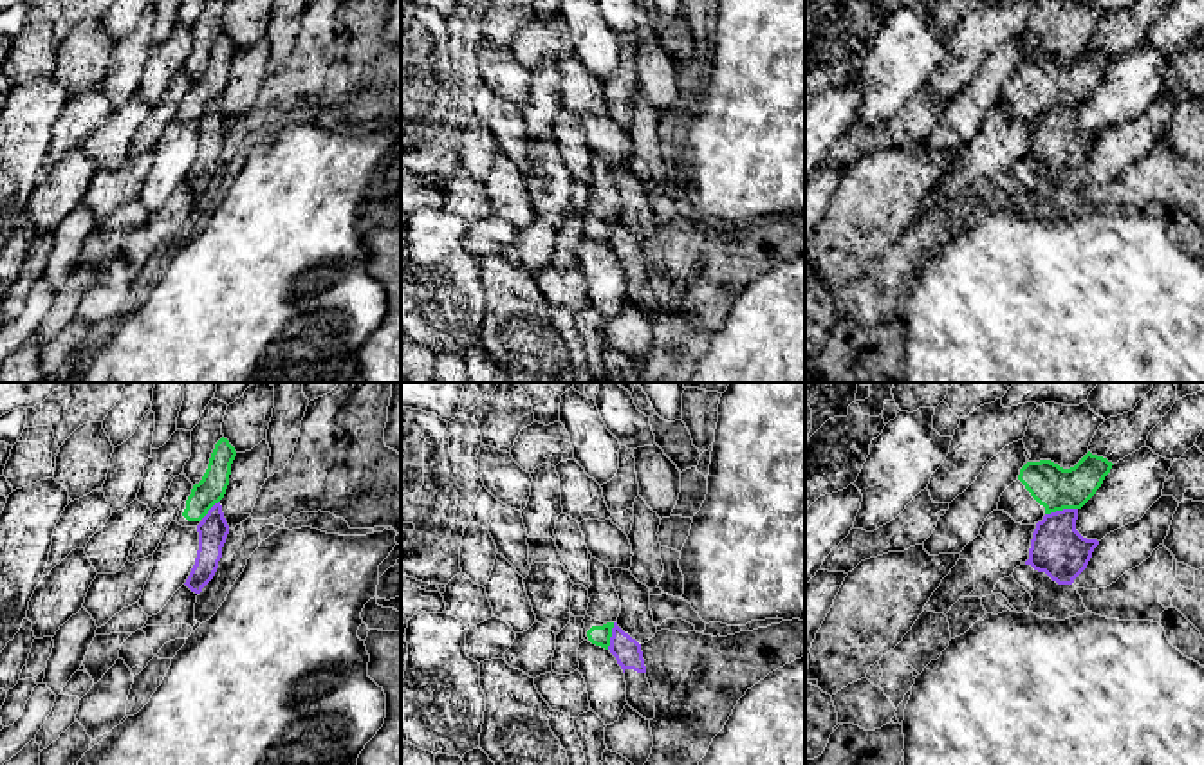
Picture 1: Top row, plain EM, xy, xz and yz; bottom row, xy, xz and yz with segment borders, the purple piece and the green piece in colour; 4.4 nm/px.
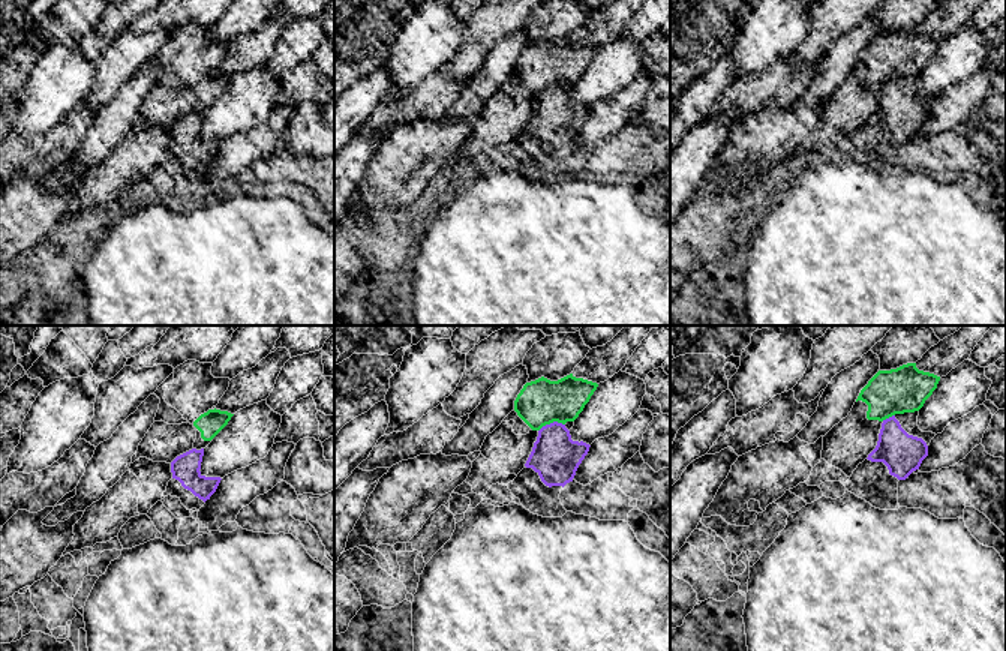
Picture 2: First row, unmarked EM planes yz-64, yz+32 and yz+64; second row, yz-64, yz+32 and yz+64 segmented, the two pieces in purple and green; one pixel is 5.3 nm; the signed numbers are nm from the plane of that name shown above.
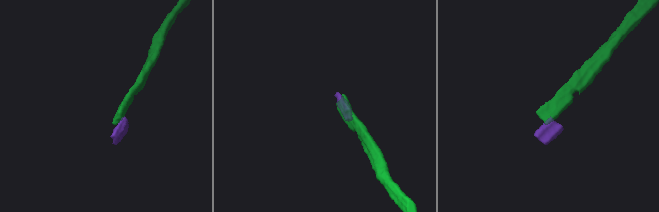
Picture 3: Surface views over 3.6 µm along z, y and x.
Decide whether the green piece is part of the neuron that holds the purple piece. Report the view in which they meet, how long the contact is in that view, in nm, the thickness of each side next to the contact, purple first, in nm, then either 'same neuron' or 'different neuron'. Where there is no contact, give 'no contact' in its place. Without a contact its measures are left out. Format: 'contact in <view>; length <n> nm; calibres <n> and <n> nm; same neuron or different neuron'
contact in yz; length 150 nm; calibres 240 and 190 nm; different neuron

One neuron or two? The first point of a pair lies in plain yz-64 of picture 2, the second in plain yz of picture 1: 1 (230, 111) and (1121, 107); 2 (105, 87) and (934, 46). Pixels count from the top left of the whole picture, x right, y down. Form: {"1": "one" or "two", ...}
{"1": "one", "2": "two"}

